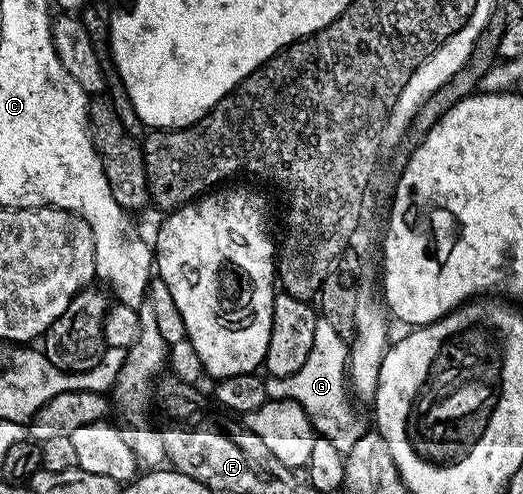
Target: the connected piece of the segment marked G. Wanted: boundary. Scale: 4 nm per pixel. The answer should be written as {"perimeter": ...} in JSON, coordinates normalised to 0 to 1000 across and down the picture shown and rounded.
{"perimeter":[[[606,648],[600,662],[600,702],[593,702],[593,721],[570,751],[551,767],[554,779],[553,810],[568,812],[585,832],[597,866],[606,879],[639,897],[650,915],[663,919],[677,897],[700,872],[700,860],[688,854],[685,838],[673,830],[675,806],[665,777],[665,711],[667,692],[631,654]]]}

